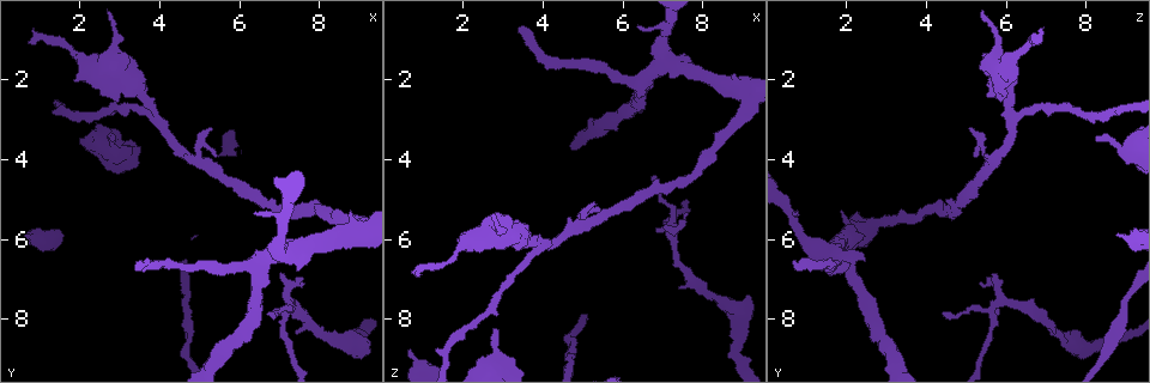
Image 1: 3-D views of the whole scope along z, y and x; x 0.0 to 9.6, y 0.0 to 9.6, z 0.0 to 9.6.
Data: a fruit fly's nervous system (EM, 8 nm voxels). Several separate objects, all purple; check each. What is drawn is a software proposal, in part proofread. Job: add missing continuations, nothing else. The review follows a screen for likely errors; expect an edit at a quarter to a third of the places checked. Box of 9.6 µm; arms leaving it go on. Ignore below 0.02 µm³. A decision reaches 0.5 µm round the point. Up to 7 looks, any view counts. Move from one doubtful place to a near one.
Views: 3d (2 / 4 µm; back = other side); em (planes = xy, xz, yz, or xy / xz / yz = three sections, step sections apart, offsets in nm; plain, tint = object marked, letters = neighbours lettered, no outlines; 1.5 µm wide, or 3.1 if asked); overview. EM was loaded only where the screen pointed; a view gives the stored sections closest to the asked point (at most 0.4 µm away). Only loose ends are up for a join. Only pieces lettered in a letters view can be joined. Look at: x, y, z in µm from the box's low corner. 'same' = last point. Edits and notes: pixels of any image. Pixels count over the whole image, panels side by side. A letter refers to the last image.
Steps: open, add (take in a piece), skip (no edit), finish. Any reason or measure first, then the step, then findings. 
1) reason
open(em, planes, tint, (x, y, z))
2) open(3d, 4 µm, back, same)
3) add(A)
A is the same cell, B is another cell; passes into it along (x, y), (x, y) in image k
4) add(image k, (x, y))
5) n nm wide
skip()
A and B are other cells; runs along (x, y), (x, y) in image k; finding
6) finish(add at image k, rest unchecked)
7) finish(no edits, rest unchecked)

tapers out
open(3d, 4 µm, (0.85, 0.65, 6.90))

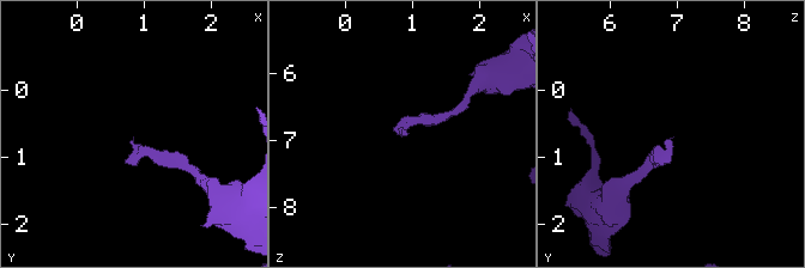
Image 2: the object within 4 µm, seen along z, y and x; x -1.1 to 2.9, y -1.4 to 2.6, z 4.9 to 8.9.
open(em, planes, tint, (0.85, 0.75, 6.90))

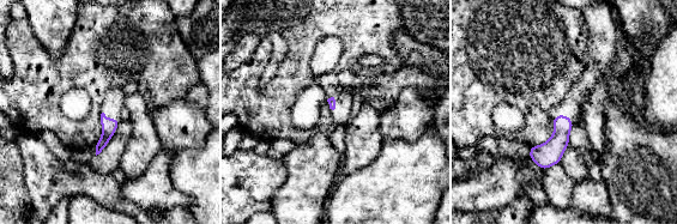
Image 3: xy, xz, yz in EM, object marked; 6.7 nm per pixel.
what lies round it
open(em, planes, letters, same)

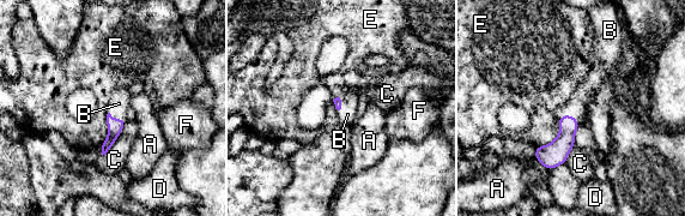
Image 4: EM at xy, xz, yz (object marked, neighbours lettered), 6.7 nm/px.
add(B)
B is the same cell, A, C, D, E and F are other cells; passes into it along (558, 150), (569, 115), (582, 97) in image 4; it goes on there

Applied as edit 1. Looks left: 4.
open(overview)

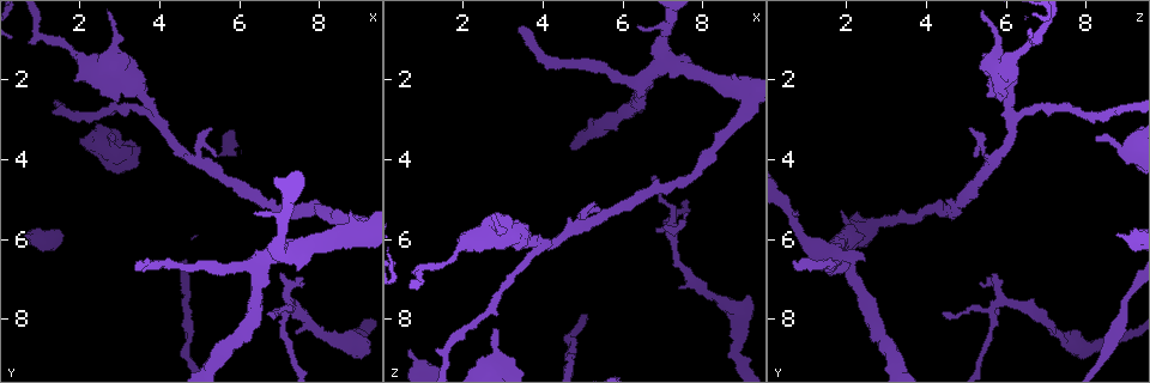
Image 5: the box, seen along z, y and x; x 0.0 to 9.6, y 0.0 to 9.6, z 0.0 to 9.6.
branch stops here
open(3d, 2 µm, (0.70, 5.90, 8.70))

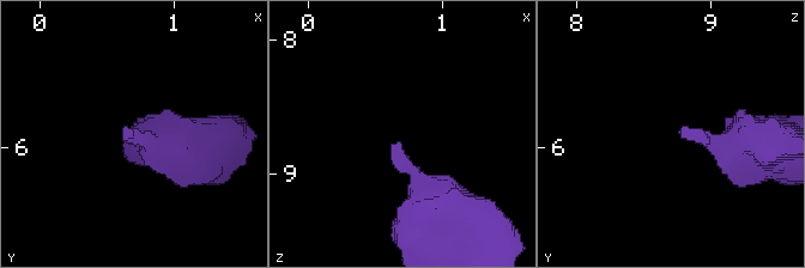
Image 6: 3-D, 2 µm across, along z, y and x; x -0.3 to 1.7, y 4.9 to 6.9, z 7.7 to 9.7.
open(em, xy, step 4, tint, (0.66, 5.88, 8.78))

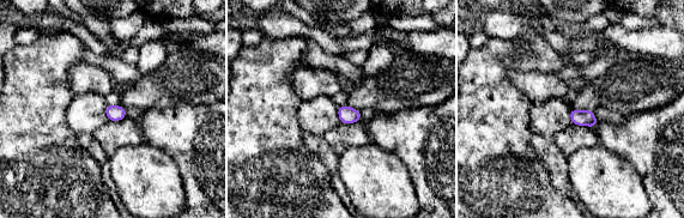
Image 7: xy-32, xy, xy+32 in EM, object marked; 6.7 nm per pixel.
open(em, planes, letters, same)

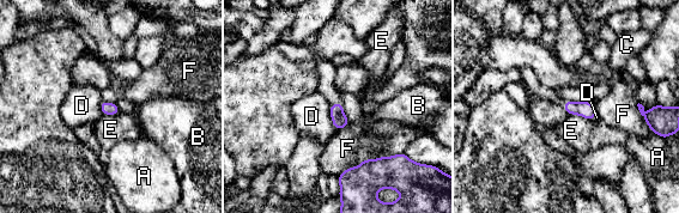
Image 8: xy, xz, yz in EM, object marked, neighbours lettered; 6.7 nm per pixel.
skip()
A, B, C, D, E and F are other cells; border along (568, 113), (593, 120) in image 8; none of them fits

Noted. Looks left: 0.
finish(add at image 4, rest unchecked)

